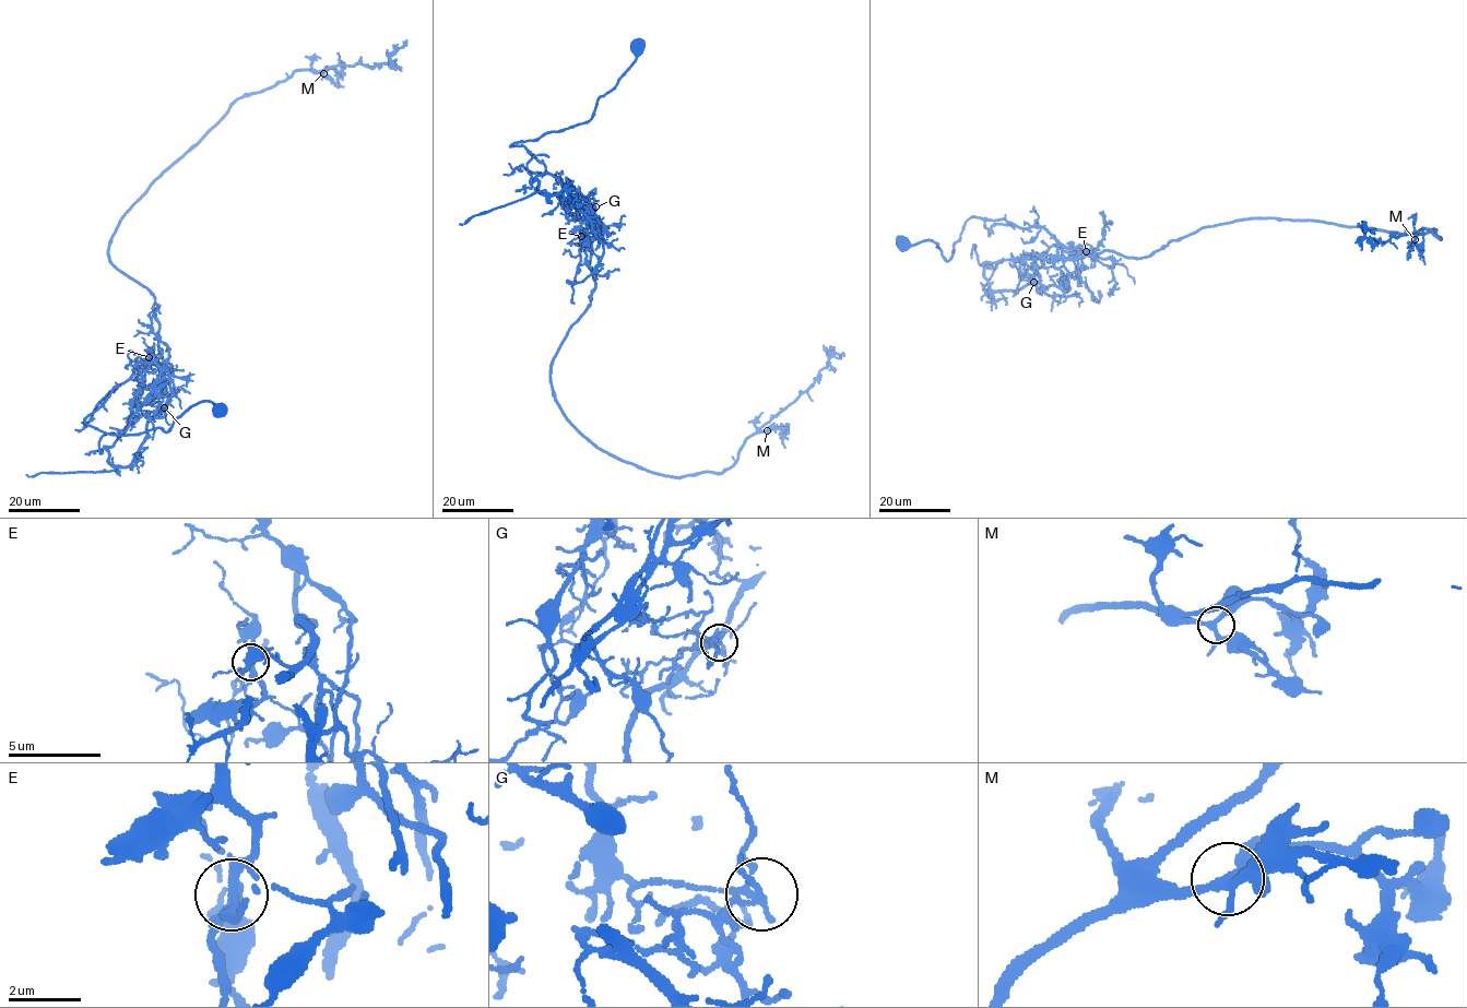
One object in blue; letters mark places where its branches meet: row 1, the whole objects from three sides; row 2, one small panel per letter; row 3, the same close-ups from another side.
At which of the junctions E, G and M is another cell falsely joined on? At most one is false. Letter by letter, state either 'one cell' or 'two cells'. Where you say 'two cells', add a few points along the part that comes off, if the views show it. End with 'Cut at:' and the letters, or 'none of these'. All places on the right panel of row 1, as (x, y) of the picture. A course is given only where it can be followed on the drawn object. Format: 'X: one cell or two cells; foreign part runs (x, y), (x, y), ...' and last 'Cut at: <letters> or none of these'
E: one cell
G: two cells; foreign part runs (1034, 282), (990, 296), (983, 263), (1040, 255), (1074, 257), (1080, 280), (1099, 301), (1098, 291)
M: one cell
Cut at: G

